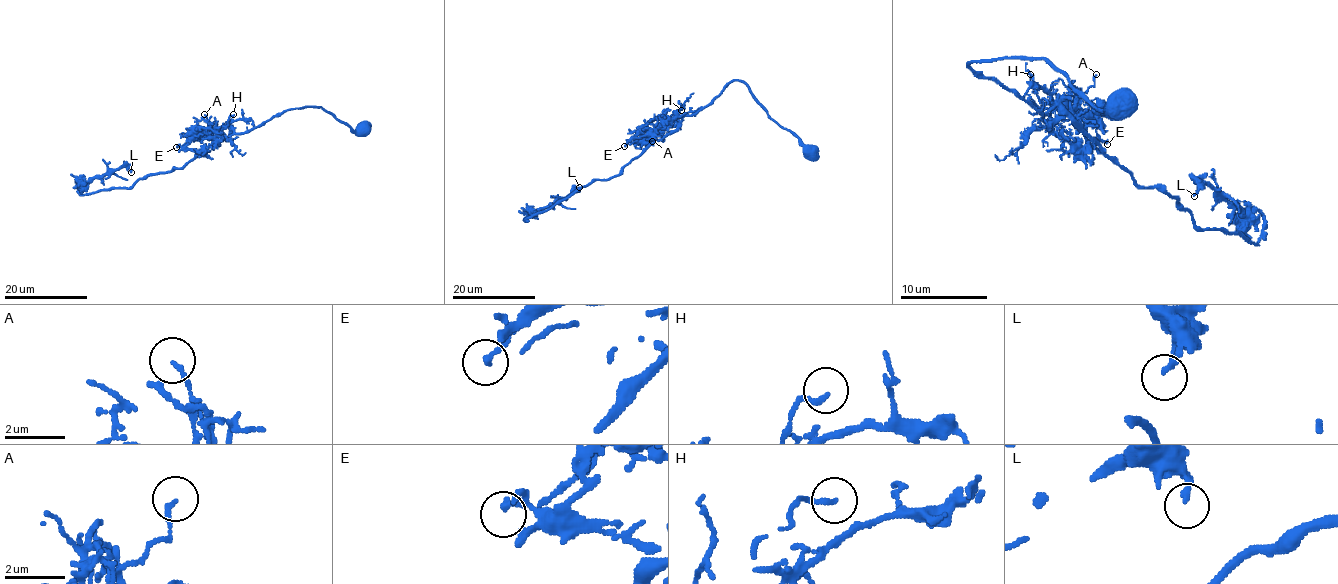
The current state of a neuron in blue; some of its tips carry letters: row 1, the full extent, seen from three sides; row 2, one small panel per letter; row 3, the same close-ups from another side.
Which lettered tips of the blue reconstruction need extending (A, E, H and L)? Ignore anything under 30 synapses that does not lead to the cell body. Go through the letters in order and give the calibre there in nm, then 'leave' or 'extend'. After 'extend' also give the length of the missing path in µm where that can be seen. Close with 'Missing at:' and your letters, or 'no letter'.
A: 150 nm thick; leave
E: 150 nm thick; leave
H: 160 nm thick; leave
L: 170 nm thick; leave
Missing at: no letter

